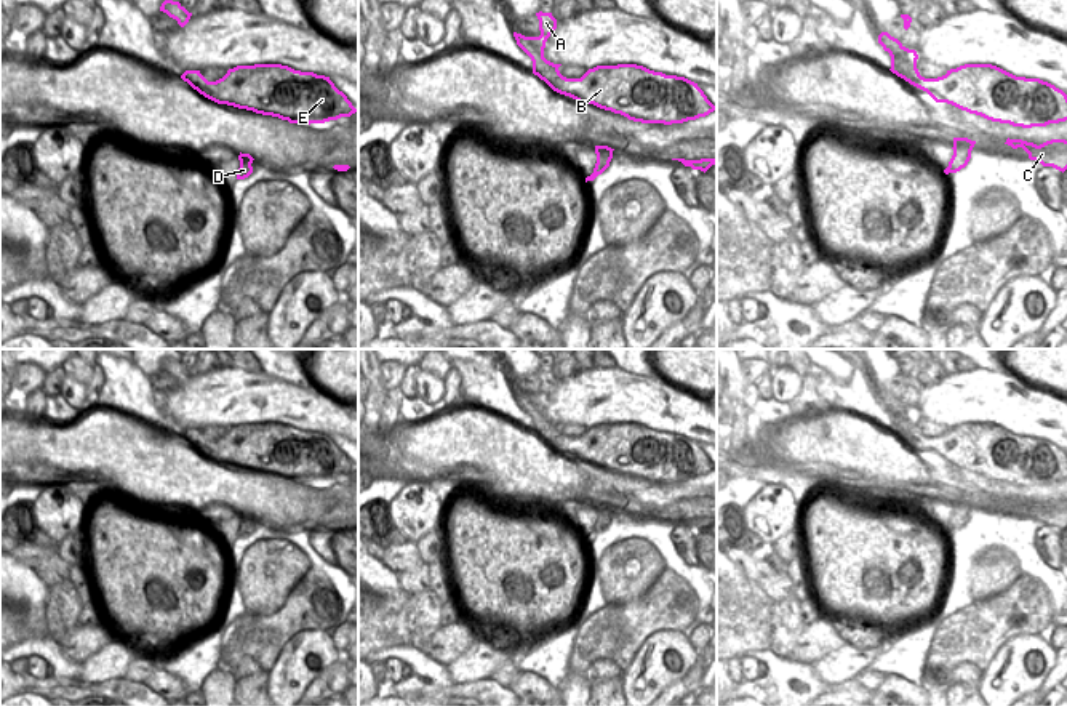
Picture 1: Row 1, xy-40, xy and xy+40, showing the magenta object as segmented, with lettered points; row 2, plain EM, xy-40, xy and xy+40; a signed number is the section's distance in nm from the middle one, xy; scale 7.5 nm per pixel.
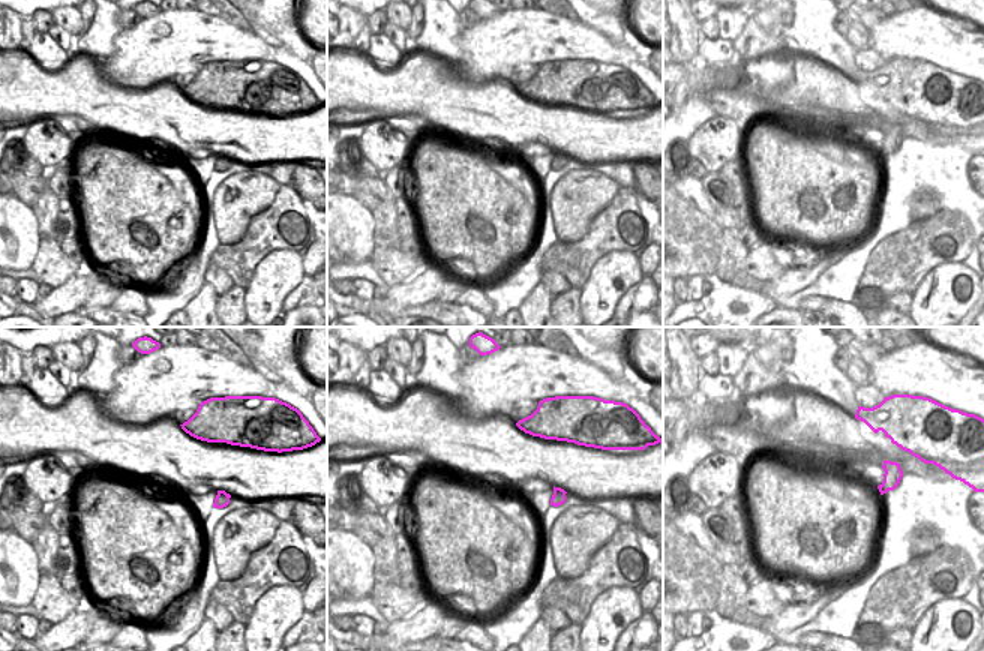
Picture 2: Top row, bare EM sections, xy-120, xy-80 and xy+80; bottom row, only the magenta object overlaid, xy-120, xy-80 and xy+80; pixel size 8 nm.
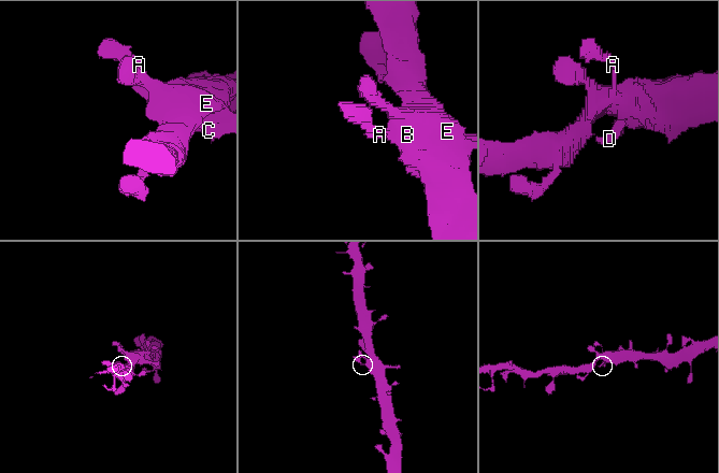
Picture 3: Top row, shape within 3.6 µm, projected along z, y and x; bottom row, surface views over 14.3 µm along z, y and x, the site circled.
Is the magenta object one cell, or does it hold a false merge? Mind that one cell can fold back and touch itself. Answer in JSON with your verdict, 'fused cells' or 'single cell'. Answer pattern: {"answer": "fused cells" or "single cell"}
{"answer": "single cell"}

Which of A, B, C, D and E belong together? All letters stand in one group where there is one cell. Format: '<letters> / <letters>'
A B C D E

